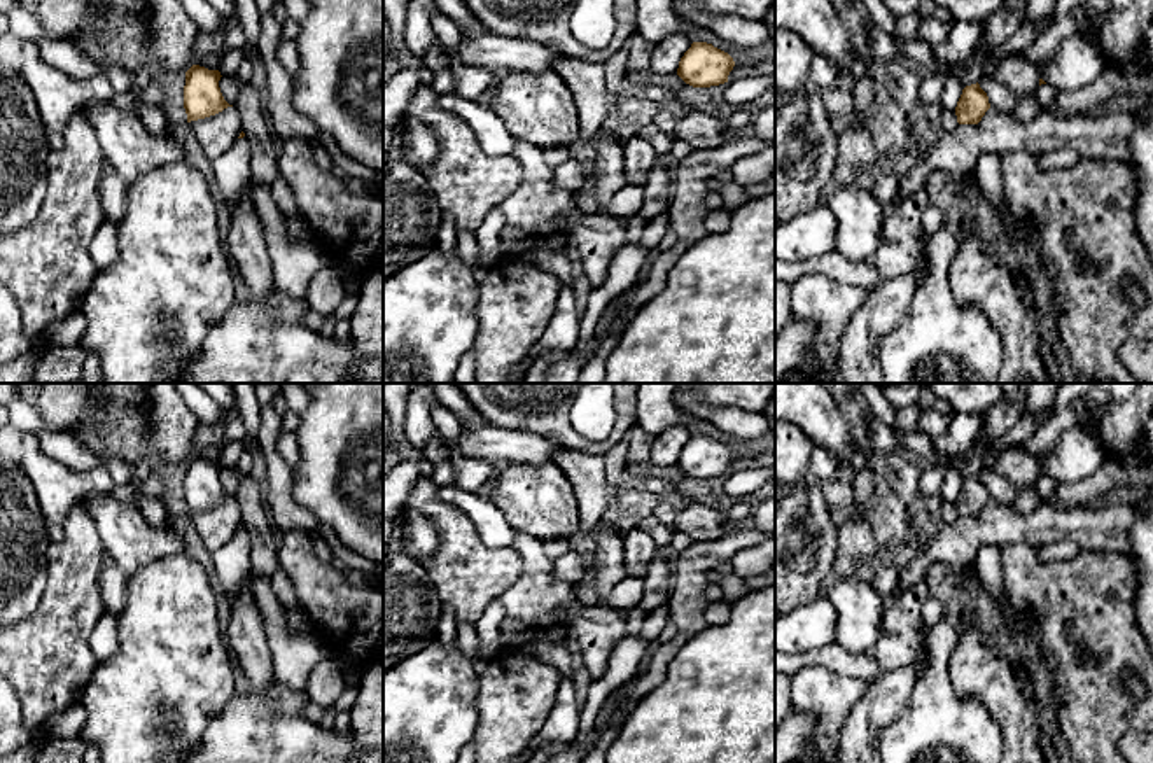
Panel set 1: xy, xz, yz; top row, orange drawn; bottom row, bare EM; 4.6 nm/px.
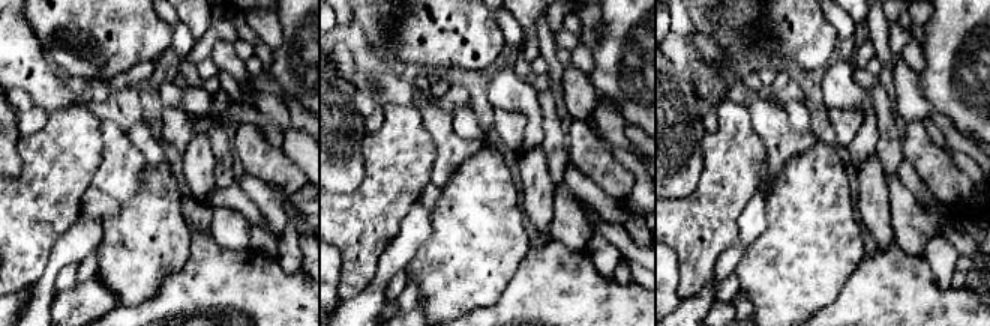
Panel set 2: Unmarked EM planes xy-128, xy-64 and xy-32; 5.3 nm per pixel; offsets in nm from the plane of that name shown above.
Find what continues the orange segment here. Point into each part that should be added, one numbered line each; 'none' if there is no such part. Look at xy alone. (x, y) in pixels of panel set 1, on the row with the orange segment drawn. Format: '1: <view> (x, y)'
1: xy (231, 170)

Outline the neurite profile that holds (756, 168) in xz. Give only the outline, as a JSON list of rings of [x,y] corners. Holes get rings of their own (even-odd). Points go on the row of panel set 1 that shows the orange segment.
[[[775,145],[738,159],[730,172],[731,180],[742,187],[765,182],[775,172]]]

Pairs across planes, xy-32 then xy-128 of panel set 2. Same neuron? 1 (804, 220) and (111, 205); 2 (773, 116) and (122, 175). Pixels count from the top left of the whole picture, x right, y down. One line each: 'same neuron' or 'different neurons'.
1: different neurons
2: same neuron

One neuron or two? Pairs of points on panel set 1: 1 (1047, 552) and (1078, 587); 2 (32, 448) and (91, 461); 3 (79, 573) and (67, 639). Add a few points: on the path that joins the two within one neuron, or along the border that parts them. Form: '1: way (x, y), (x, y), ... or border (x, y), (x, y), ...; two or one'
1: border (1036, 548), (1041, 560), (1073, 559), (1082, 552); two
2: border (25, 431), (30, 431), (49, 455), (77, 473); two
3: way (72, 588), (67, 623); one

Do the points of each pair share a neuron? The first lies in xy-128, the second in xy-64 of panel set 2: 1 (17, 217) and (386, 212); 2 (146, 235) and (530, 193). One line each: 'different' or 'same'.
1: same
2: different

